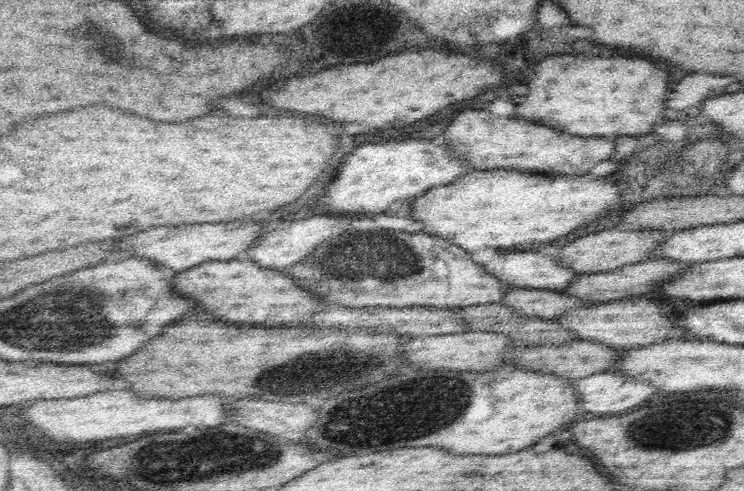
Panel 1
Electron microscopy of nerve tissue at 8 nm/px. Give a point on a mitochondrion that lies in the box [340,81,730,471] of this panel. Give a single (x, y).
(674, 430)

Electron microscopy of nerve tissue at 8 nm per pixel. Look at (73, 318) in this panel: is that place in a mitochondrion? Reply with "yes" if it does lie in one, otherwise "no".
yes

